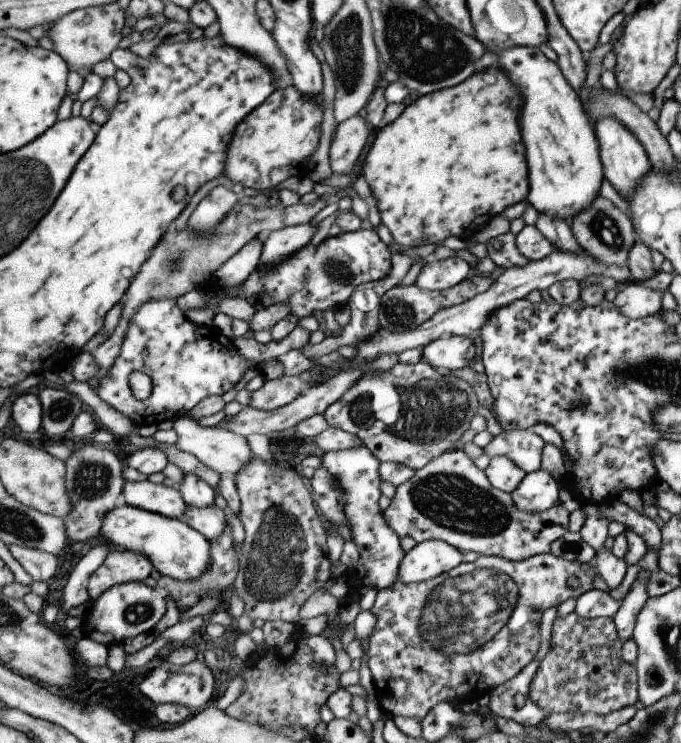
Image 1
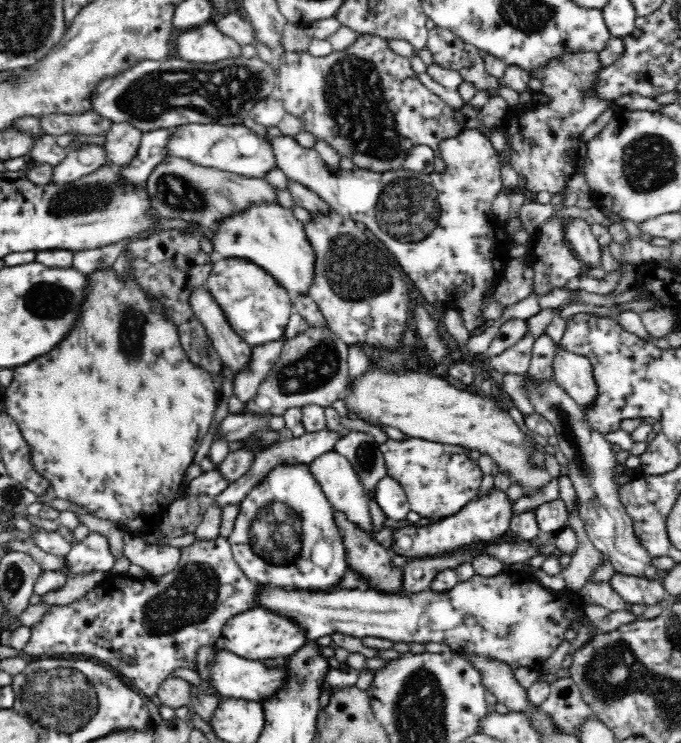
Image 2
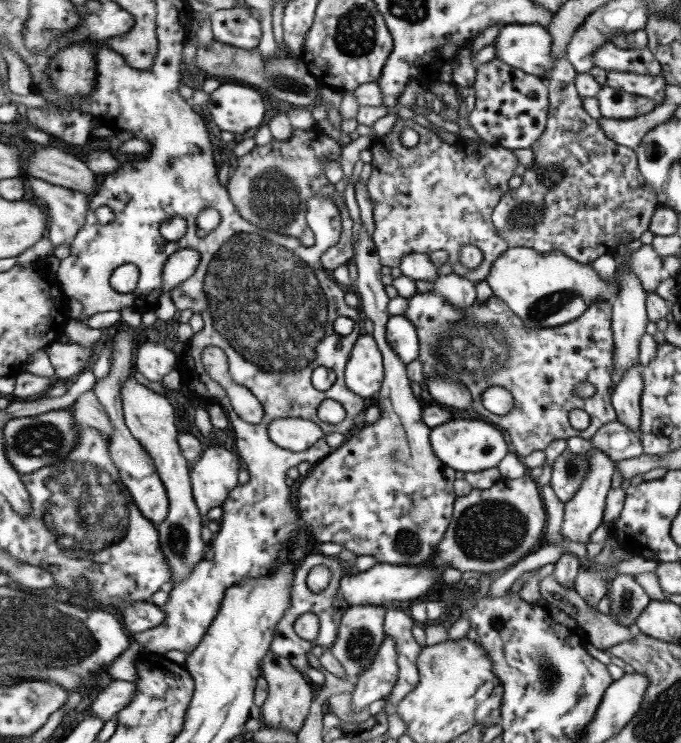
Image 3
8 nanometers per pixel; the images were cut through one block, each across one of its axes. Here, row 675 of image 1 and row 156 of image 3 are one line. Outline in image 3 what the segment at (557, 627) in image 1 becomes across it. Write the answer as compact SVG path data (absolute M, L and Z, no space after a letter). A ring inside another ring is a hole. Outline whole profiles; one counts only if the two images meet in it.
M559 56L549 80L545 80L549 90L549 114L543 136L539 136L529 148L535 156L533 164L521 176L521 186L507 190L501 196L491 212L491 222L495 234L503 238L509 248L531 248L543 256L549 252L563 252L581 264L591 264L603 254L615 256L621 246L637 246L637 240L651 230L651 224L655 224L659 202L653 188L643 182L637 172L635 150L607 138L599 120L583 110L583 98L575 90L575 76L571 64Z

